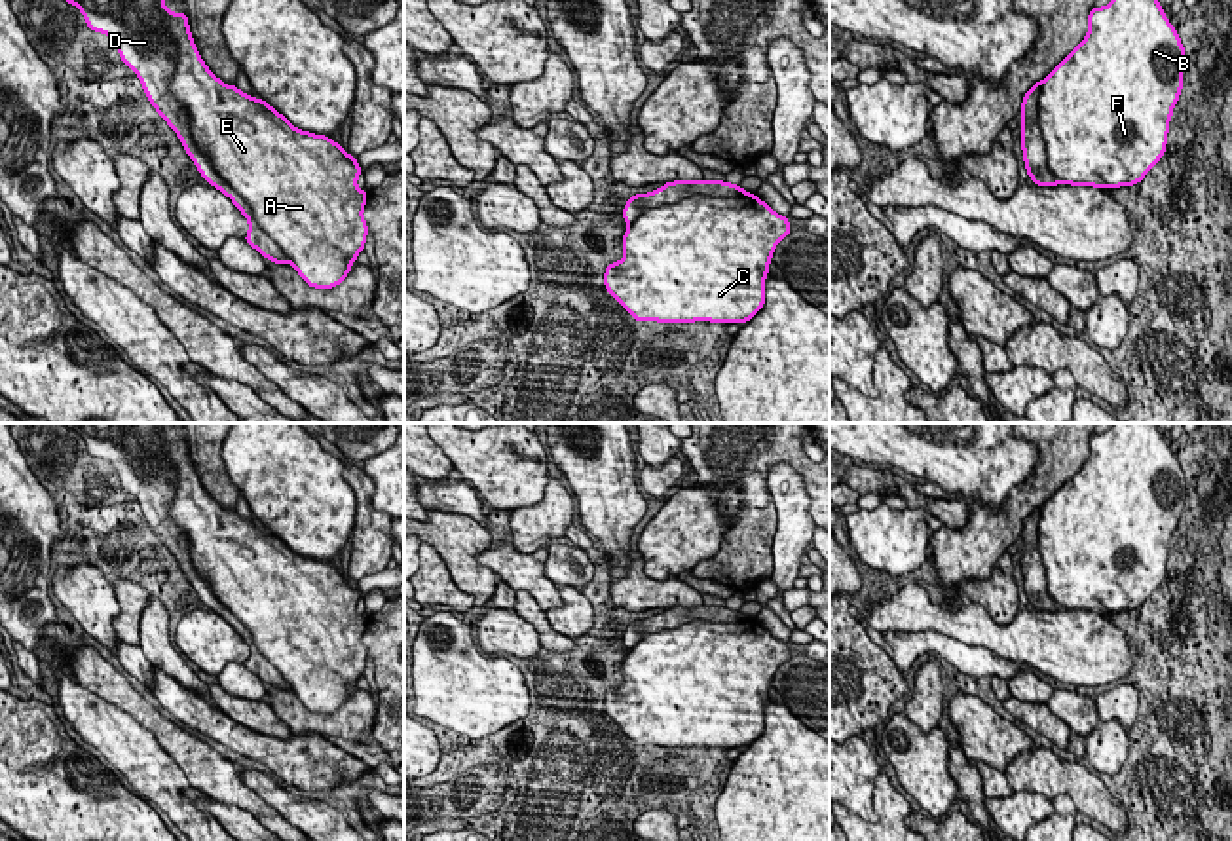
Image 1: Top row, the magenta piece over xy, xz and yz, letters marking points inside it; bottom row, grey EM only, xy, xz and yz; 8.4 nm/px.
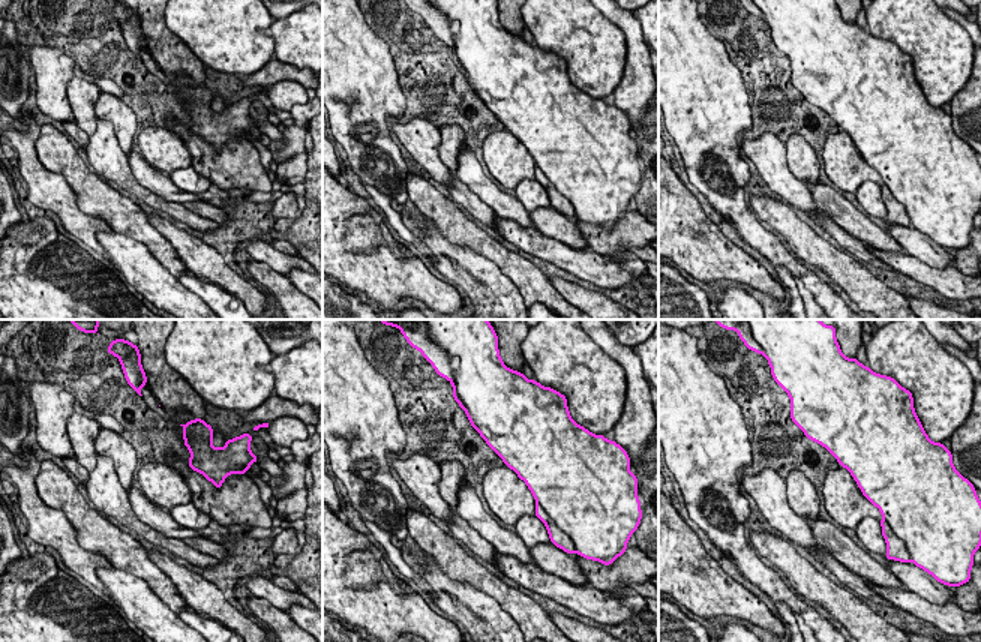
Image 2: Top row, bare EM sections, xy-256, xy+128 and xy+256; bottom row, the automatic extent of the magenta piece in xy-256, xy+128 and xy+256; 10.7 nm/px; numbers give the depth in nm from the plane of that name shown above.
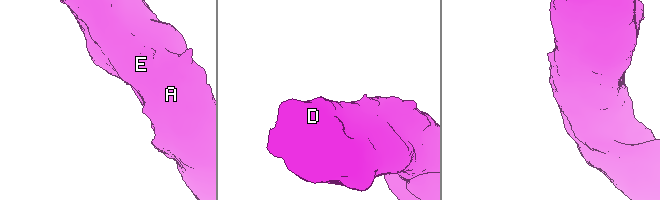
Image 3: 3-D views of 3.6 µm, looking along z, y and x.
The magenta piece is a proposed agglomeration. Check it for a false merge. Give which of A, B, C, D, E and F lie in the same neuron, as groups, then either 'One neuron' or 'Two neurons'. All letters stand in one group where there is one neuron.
Groups: A B C E F / D. Two neurons

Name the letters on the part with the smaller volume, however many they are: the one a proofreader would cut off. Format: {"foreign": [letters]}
{"foreign": ["D"]}

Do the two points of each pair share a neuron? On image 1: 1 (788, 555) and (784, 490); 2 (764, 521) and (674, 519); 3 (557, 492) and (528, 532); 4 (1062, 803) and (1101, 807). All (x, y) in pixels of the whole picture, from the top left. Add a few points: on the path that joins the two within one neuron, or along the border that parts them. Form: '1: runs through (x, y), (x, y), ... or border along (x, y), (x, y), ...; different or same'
1: runs through (788, 540), (788, 505); same
2: border along (712, 485), (728, 530), (720, 547), (705, 559); different
3: runs through (557, 502), (538, 523); same
4: border along (1050, 800), (1065, 794), (1079, 811); different

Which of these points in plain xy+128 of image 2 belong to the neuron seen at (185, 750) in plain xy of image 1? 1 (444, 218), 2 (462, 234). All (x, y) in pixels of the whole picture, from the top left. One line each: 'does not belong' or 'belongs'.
1: belongs
2: belongs

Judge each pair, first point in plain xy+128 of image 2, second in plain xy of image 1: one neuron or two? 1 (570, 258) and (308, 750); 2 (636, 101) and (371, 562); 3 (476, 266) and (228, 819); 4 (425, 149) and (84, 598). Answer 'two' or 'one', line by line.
1: one
2: one
3: two
4: one

